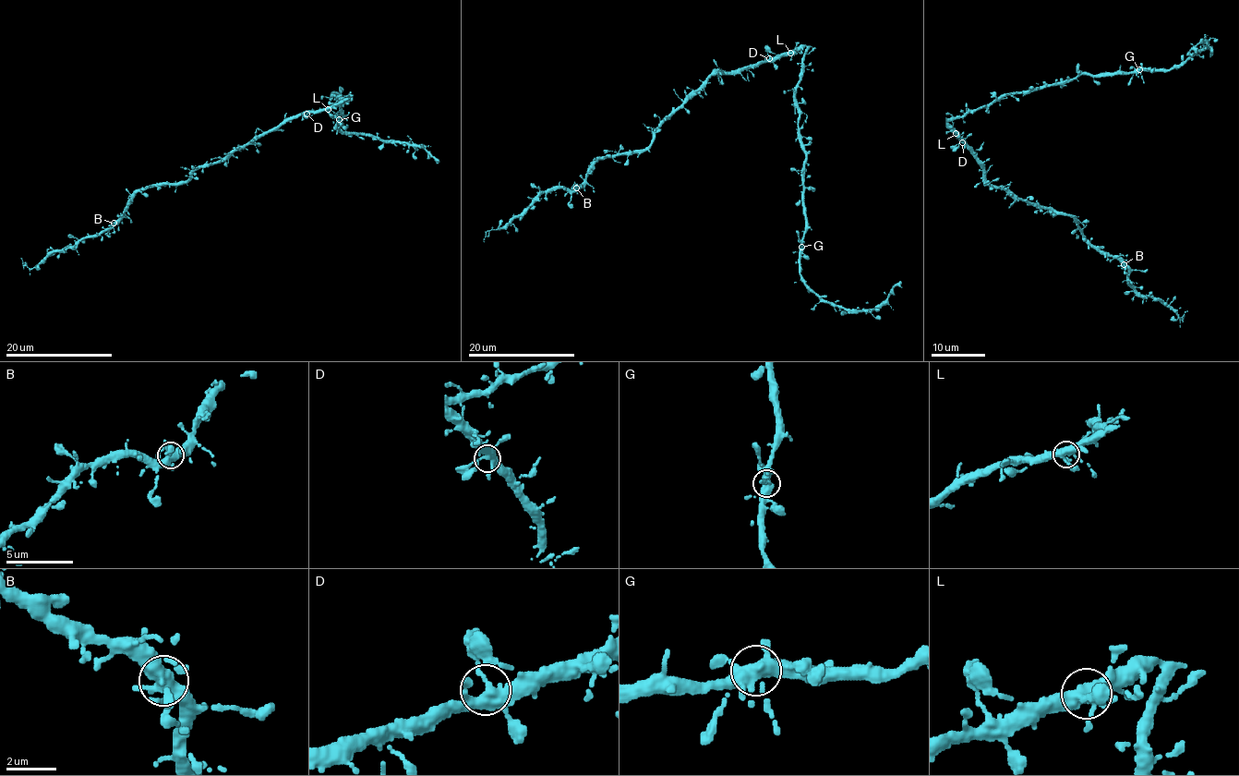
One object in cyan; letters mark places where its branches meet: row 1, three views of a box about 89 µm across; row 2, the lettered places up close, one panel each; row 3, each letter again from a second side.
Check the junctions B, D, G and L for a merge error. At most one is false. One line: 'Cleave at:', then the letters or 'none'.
Cleave at: none

